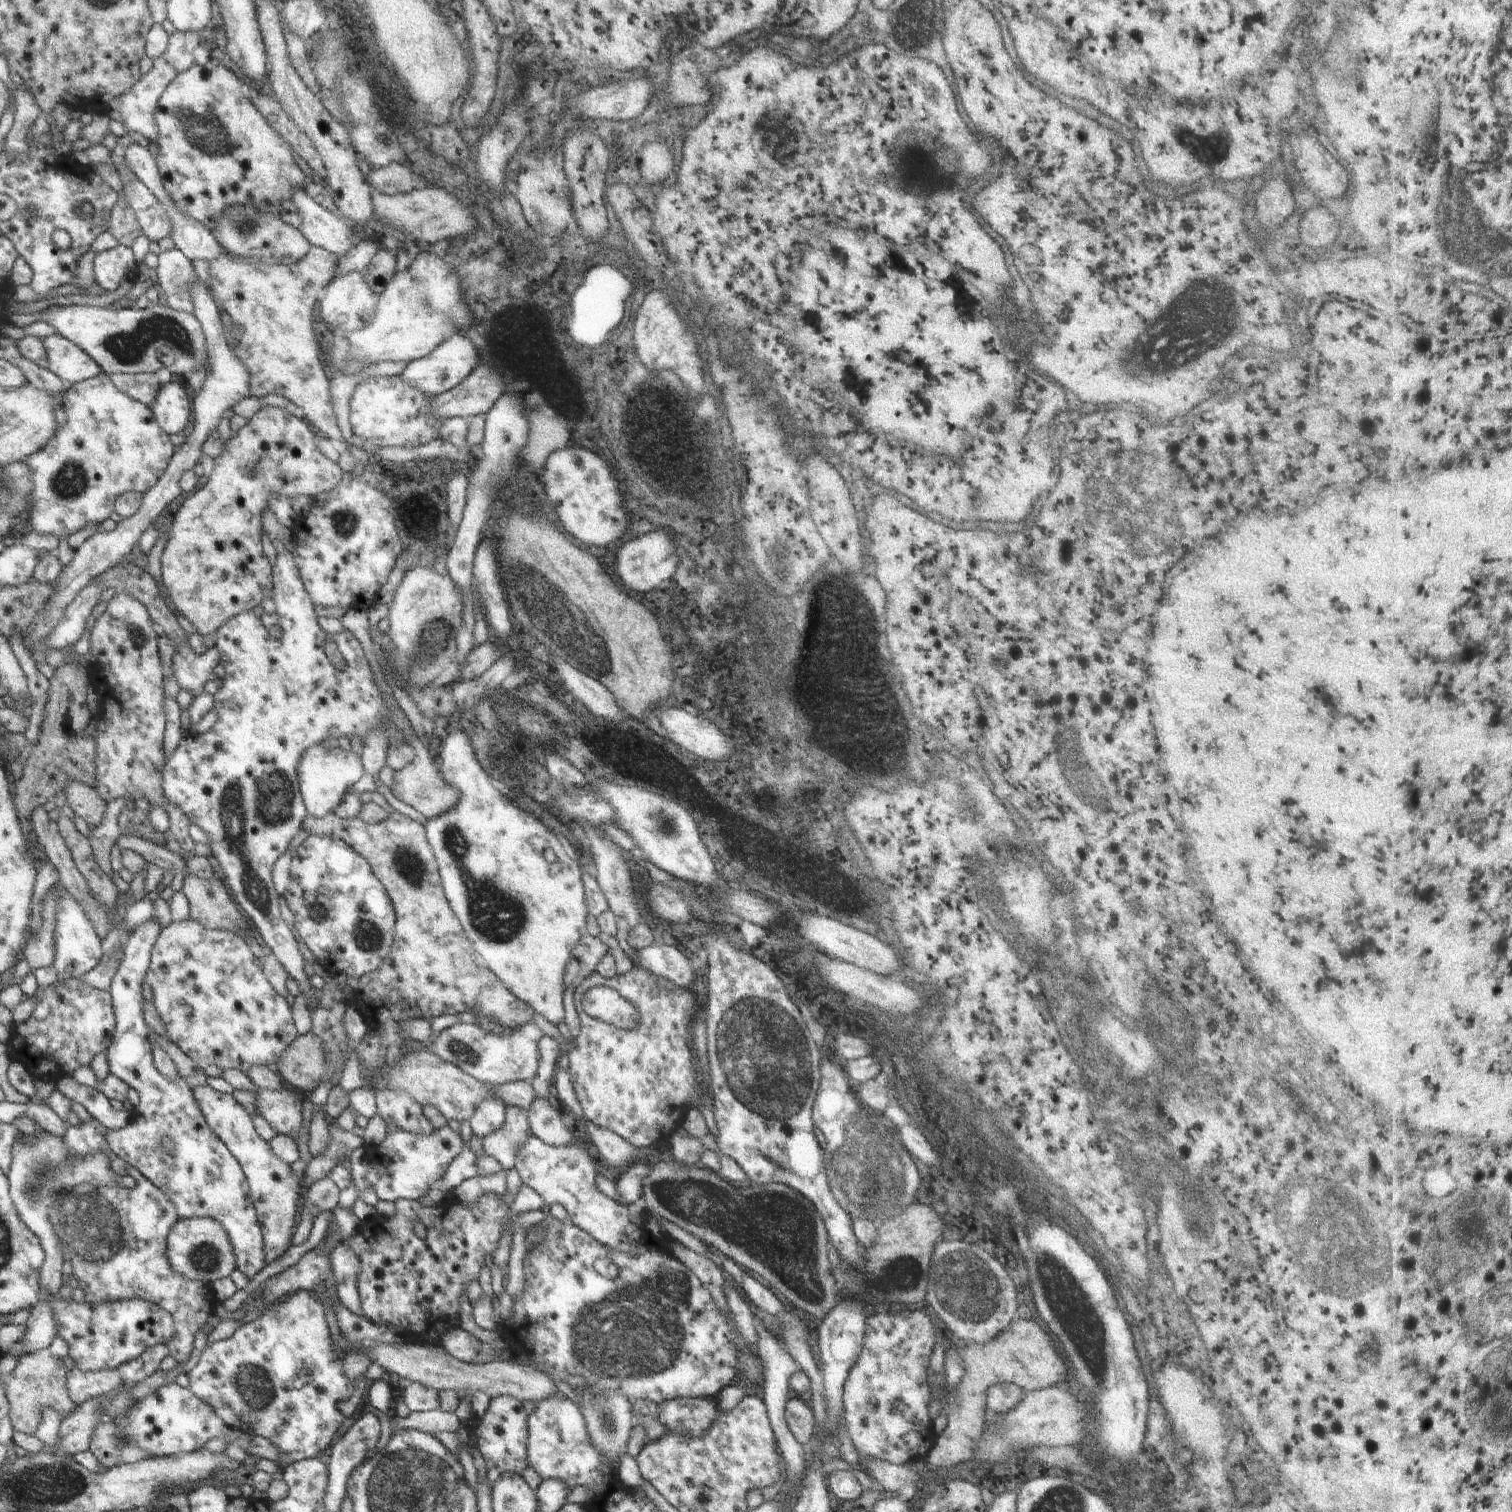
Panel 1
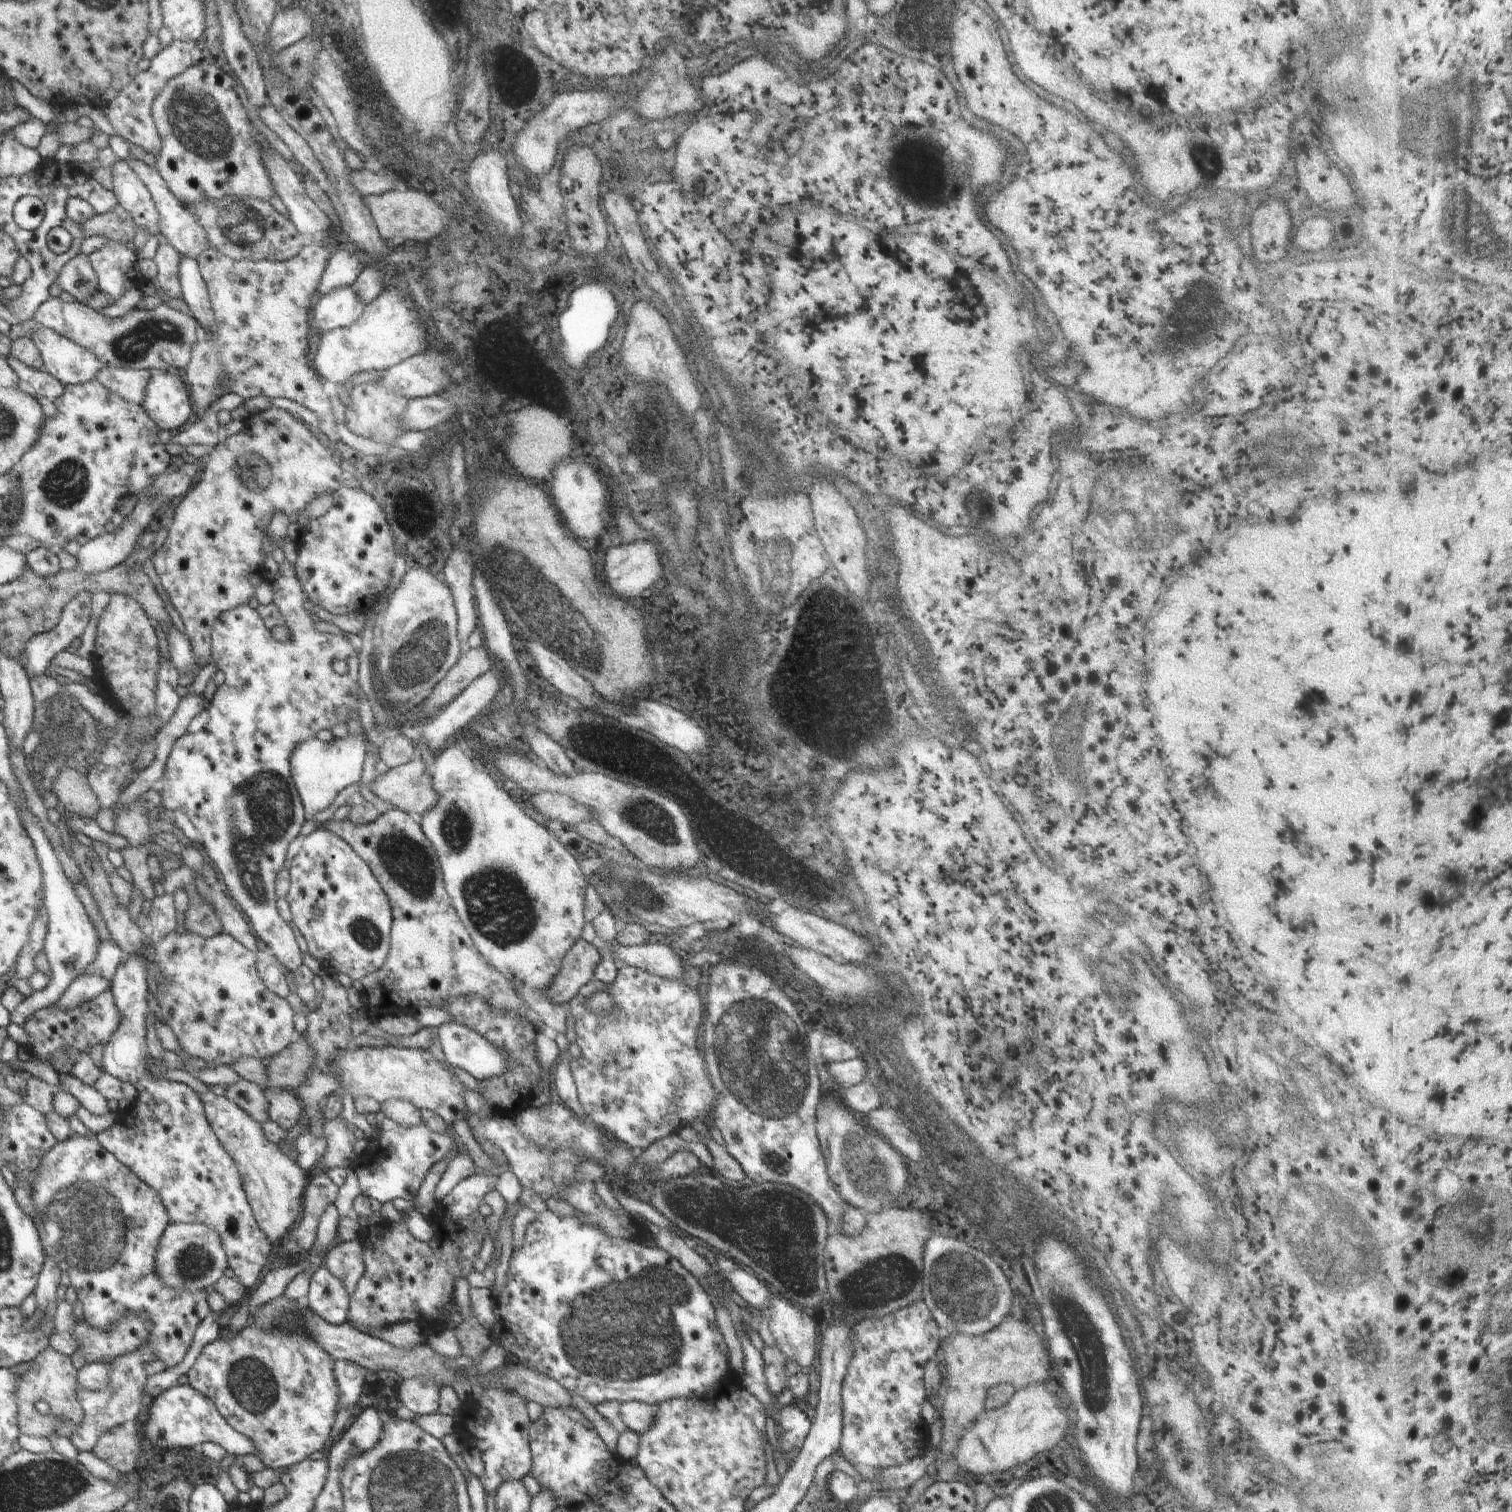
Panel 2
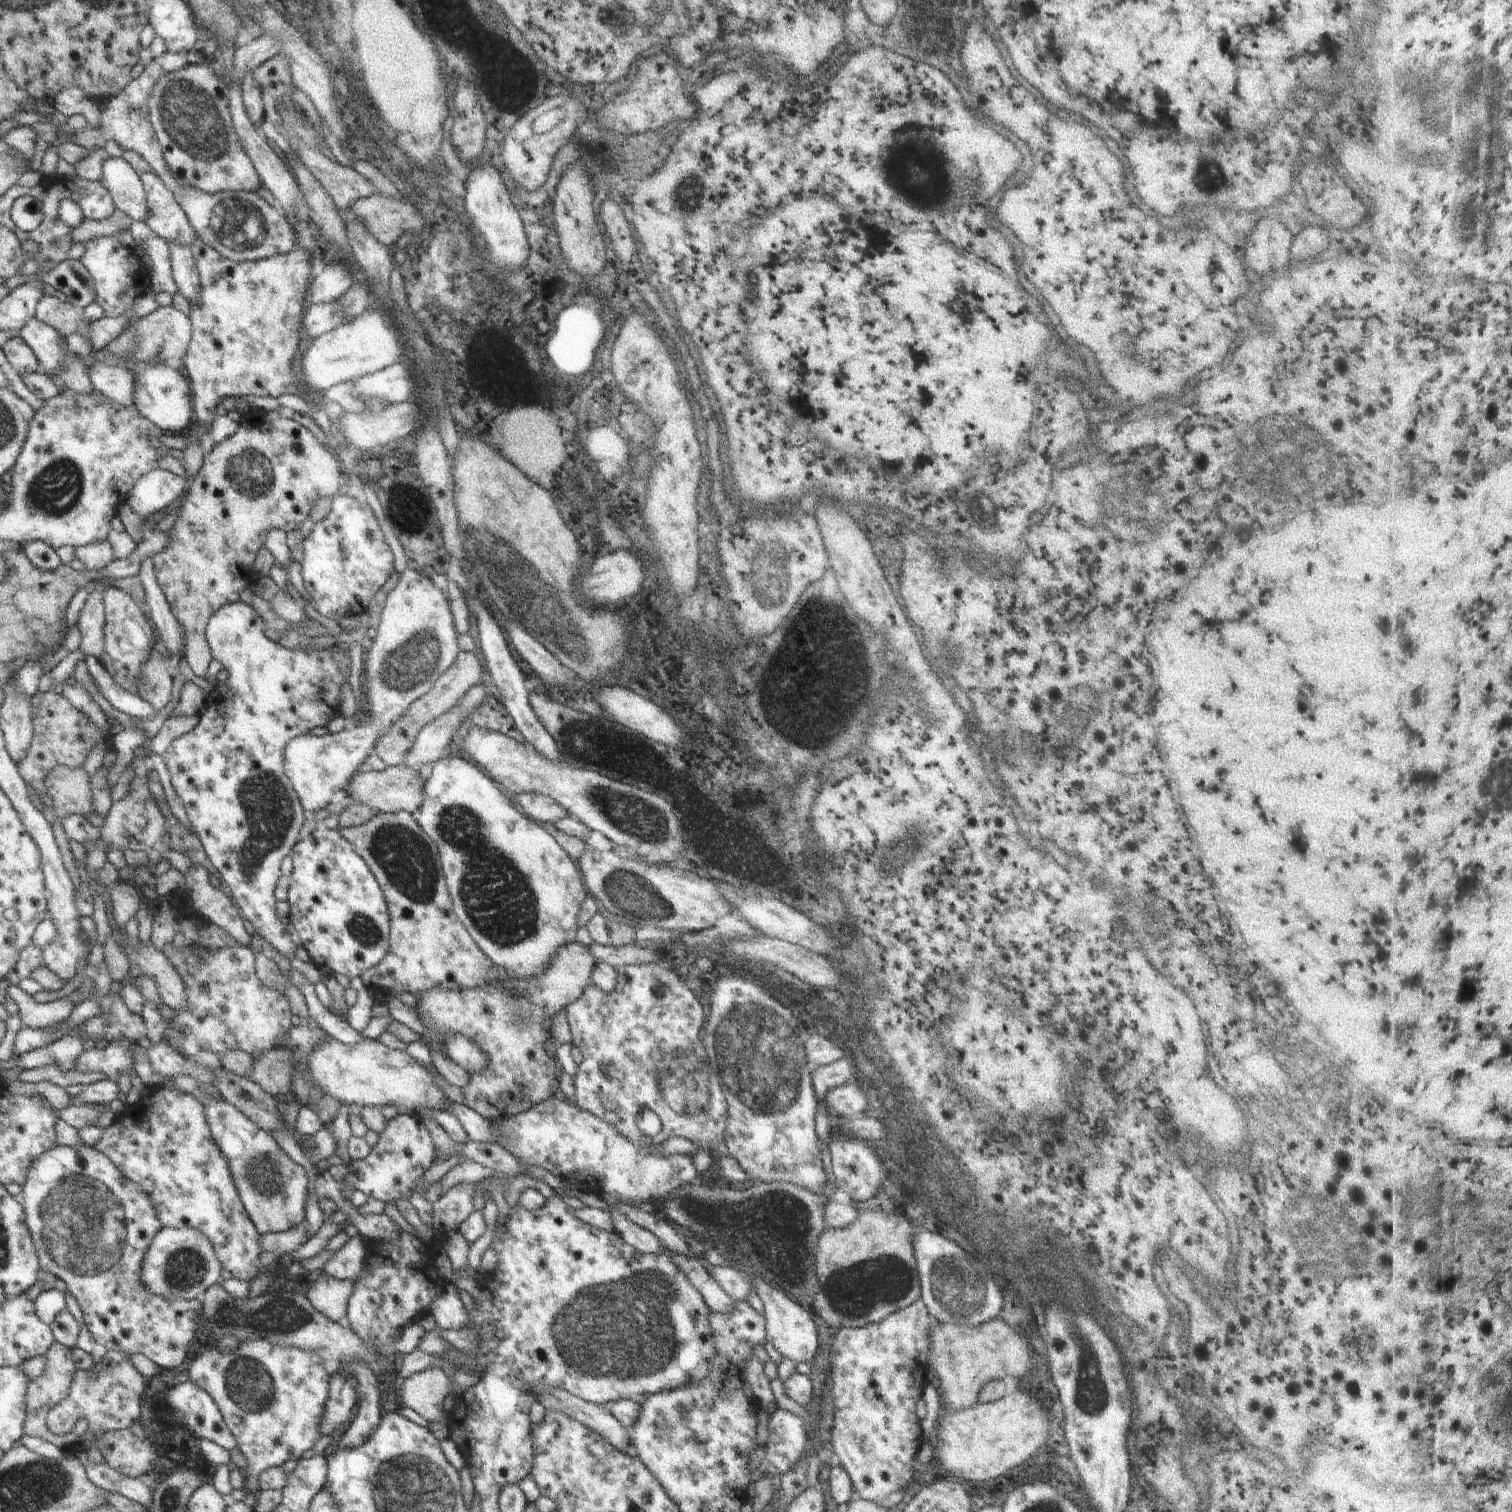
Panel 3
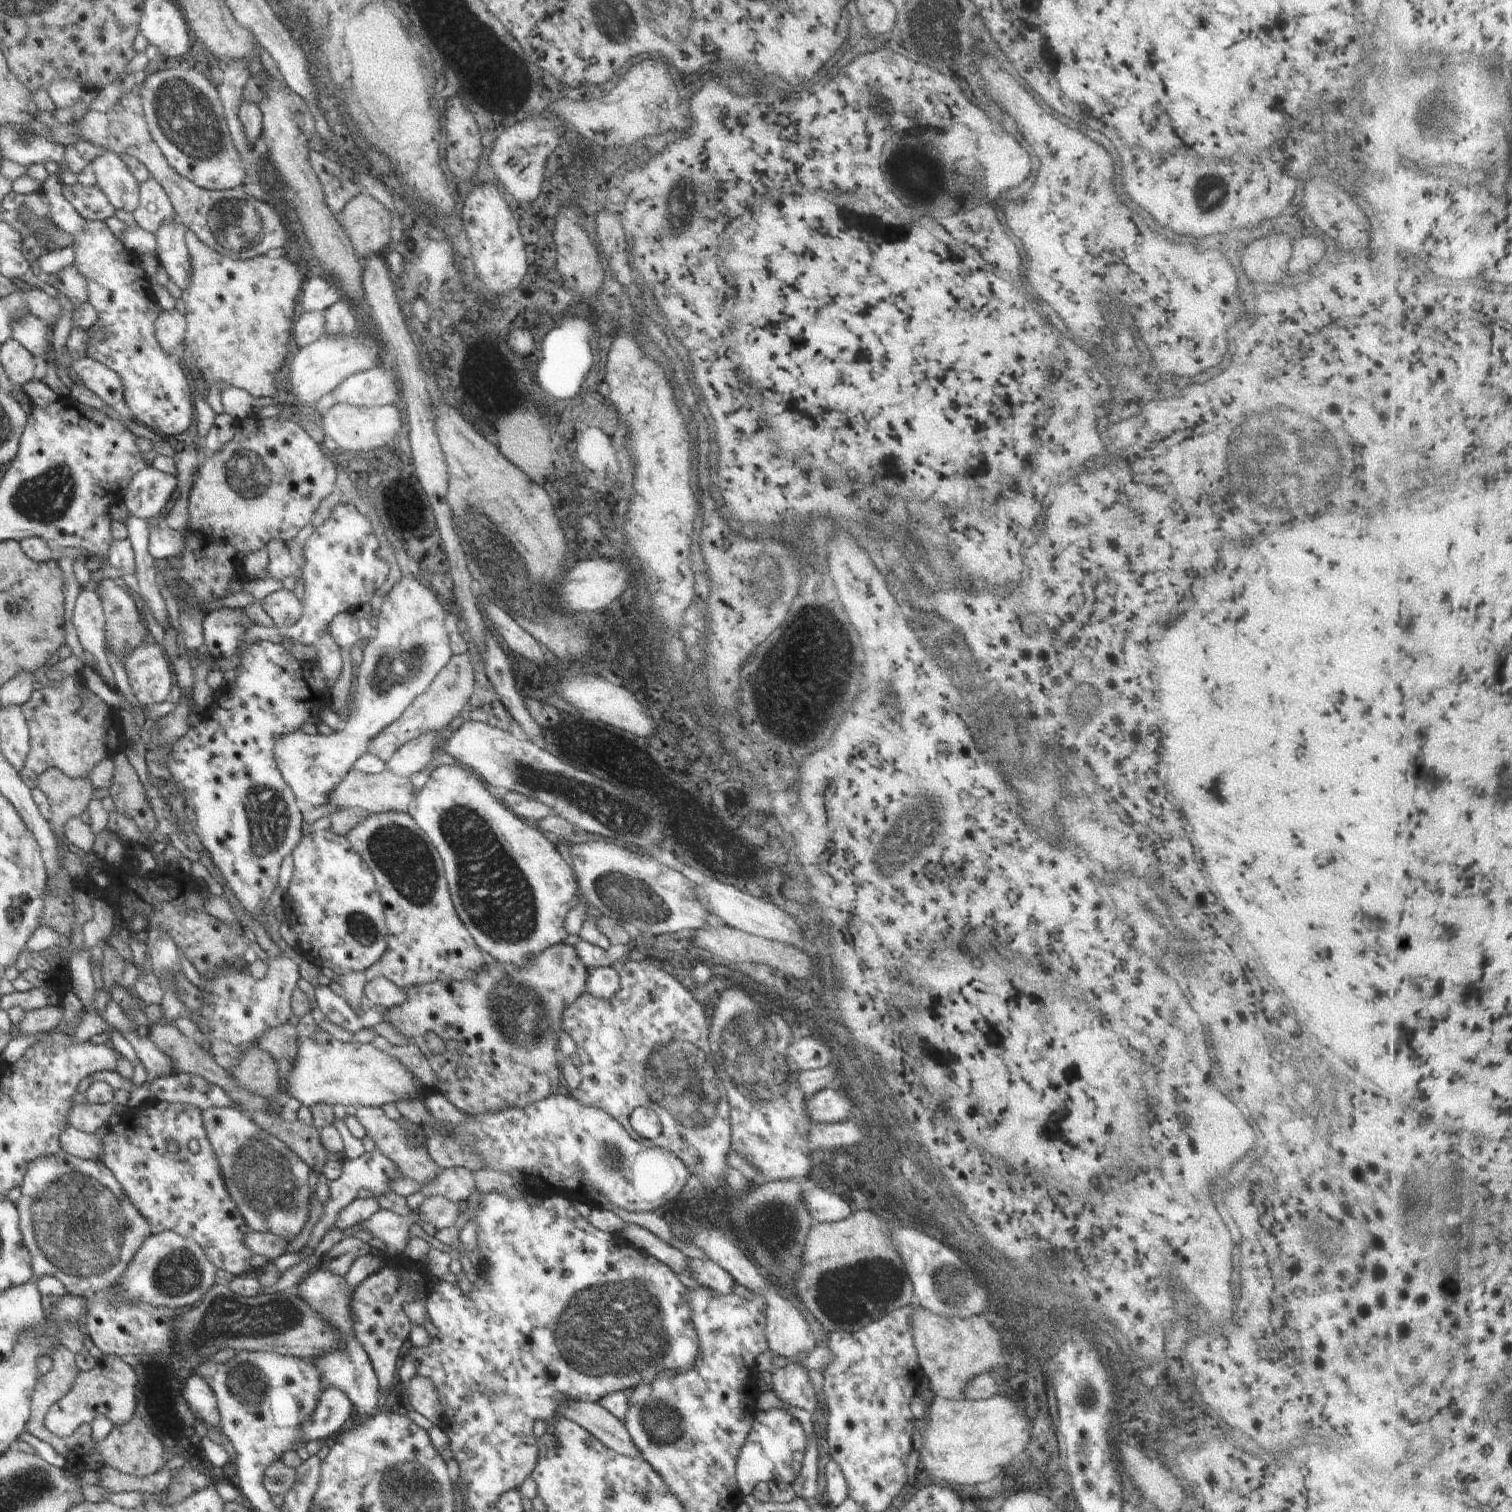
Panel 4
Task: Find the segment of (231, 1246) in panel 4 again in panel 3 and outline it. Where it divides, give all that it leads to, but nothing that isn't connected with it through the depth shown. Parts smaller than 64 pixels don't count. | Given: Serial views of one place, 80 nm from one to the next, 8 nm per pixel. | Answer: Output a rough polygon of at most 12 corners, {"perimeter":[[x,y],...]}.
{"perimeter":[[141,1094],[94,1147],[251,1283],[263,1252],[203,1104]]}

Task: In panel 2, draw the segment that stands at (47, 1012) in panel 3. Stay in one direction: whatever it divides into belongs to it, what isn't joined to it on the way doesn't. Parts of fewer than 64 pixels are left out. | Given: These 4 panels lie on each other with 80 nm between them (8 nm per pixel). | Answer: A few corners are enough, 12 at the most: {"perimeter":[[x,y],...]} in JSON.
{"perimeter":[[84,974],[52,1006],[72,1010],[111,987],[99,974]]}

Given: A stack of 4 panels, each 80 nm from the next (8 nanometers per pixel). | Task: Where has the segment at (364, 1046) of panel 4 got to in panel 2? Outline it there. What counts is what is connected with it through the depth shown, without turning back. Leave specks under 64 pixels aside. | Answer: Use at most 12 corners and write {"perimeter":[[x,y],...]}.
{"perimeter":[[346,1048],[341,1095],[465,1120],[467,1089],[428,1050]]}

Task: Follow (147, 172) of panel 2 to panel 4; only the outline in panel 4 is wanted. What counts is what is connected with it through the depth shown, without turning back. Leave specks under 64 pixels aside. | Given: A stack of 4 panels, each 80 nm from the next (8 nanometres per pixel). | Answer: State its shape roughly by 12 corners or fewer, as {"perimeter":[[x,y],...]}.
{"perimeter":[[152,175],[140,185],[137,226],[153,235],[177,219]]}

